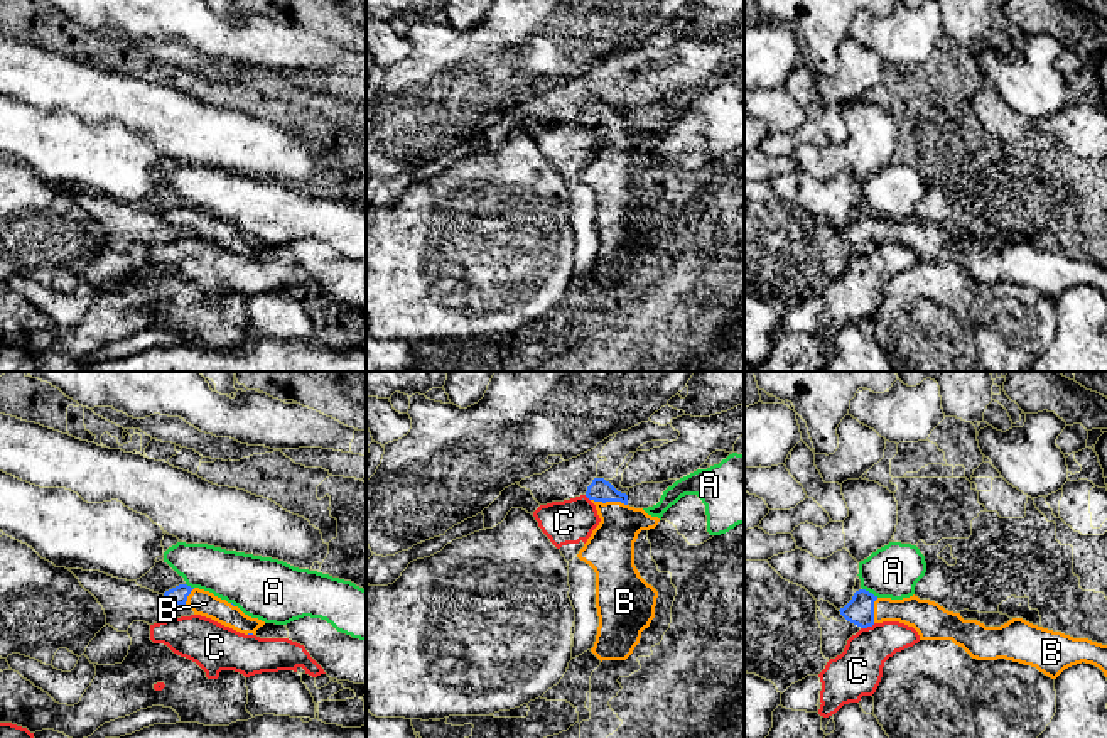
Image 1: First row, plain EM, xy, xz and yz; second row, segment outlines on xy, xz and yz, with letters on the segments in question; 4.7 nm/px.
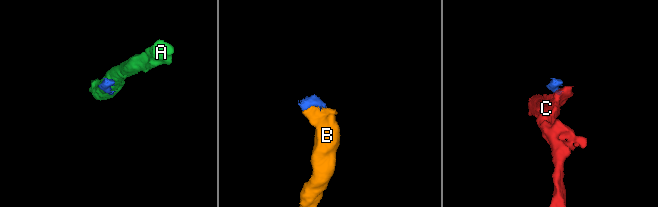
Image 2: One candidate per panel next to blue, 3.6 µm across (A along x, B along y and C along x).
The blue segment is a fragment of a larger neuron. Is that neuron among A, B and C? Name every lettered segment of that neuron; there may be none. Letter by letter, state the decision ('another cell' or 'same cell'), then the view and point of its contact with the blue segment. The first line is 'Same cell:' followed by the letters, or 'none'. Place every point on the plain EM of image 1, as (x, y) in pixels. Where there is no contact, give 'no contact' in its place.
Same cell: B
A: another cell; contact yz (871, 215)
B: same cell; contact xz (610, 122)
C: another cell; contact yz (868, 247)

